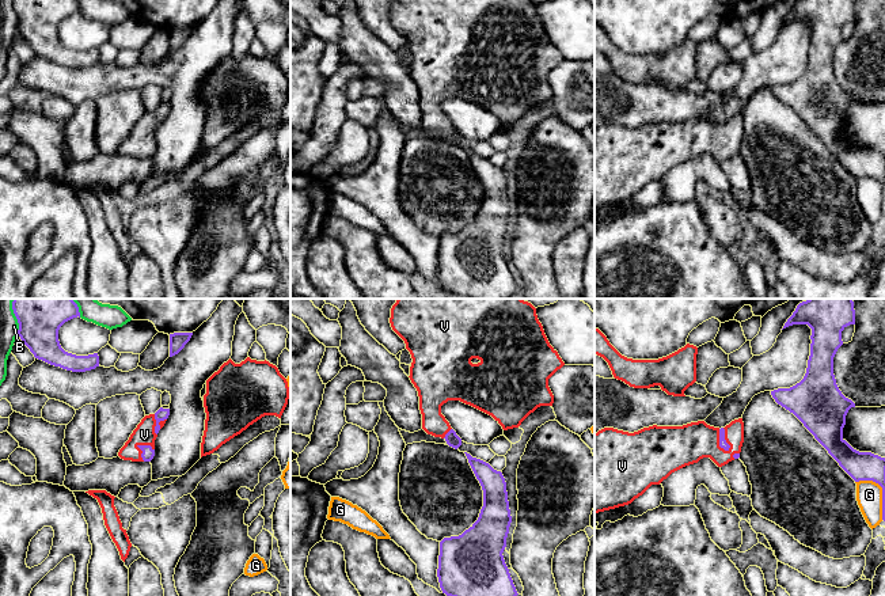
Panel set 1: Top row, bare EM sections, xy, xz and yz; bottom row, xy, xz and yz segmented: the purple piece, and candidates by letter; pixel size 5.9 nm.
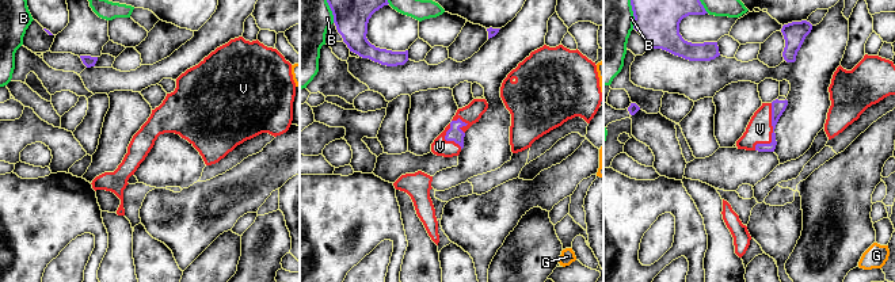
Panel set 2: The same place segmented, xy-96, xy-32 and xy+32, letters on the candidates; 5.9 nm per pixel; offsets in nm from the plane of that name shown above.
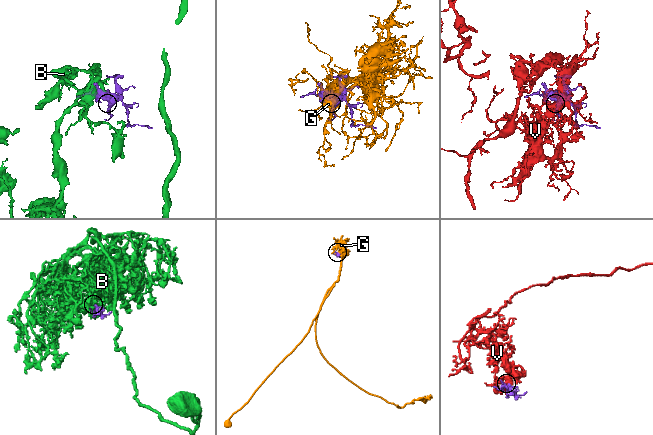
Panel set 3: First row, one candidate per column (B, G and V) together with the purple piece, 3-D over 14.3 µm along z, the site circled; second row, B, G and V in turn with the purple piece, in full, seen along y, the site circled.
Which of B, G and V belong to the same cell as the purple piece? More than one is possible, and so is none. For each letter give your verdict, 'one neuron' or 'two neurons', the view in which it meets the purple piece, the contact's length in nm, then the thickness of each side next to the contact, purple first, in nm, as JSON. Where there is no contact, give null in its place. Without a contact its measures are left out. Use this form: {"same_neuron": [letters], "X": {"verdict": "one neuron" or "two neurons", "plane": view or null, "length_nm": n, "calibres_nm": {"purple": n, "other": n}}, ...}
{"same_neuron": ["V"], "B": {"verdict": "two neurons", "plane": "xy", "length_nm": 190, "calibres_nm": {"purple": 240, "other": 110}}, "G": {"verdict": "two neurons", "plane": "yz", "length_nm": 280, "calibres_nm": {"purple": 180, "other": 160}}, "V": {"verdict": "one neuron", "plane": "yz", "length_nm": 150, "calibres_nm": {"purple": 50, "other": 240}}}

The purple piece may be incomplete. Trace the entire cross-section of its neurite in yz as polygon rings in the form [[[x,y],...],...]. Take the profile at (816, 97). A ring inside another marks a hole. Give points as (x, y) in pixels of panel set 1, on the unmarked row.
[[[798,0],[783,24],[793,20],[808,20],[812,24],[806,69],[795,81],[774,86],[771,91],[778,100],[804,119],[855,178],[873,176],[882,183],[882,216],[885,217],[885,153],[871,148],[859,148],[843,134],[846,111],[851,103],[855,103],[855,99],[842,90],[833,71],[833,53],[843,41],[842,27],[847,22],[855,20],[854,0]]]

